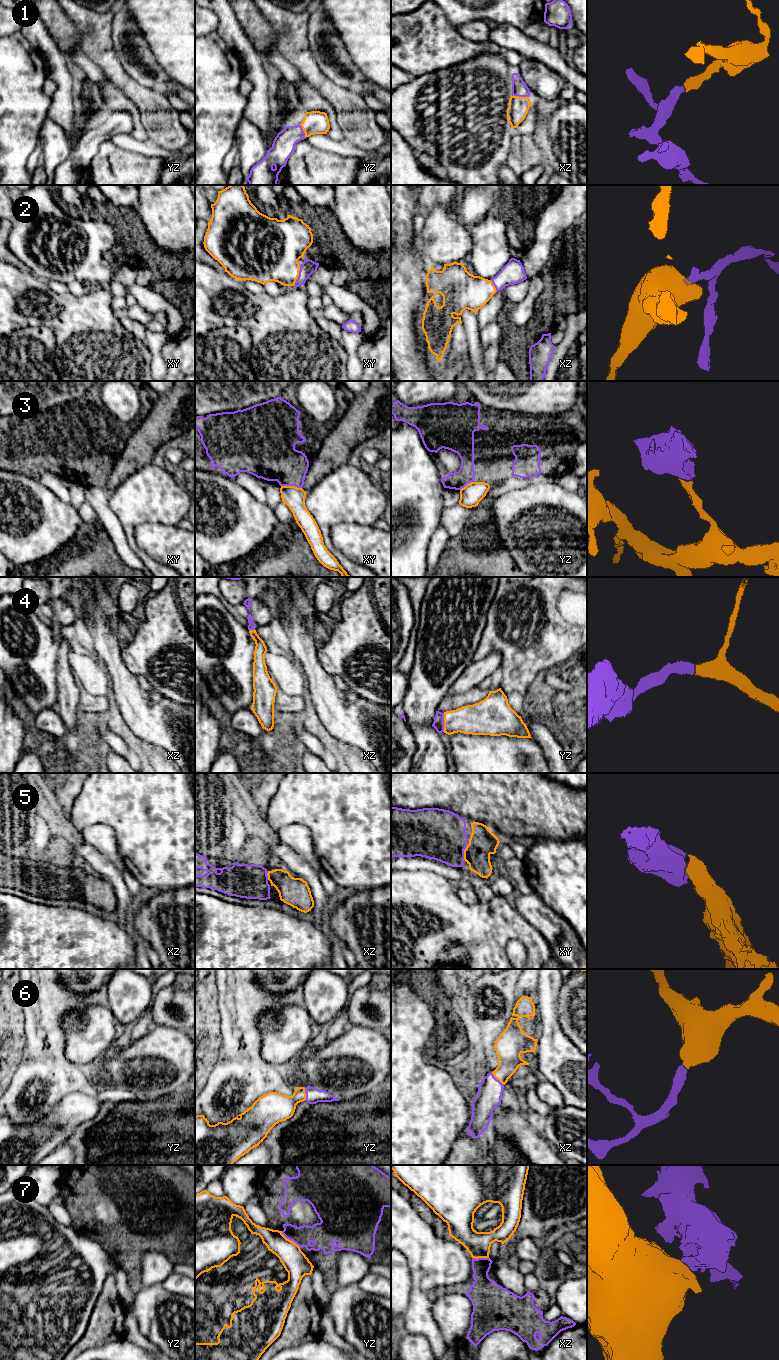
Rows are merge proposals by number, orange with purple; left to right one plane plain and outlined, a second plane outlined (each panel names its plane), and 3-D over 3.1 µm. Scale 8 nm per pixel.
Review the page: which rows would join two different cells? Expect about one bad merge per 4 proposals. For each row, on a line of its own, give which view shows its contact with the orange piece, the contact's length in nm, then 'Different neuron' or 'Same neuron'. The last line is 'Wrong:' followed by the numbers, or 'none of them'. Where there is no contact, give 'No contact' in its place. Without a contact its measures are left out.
1: Touches orange in xz. Shared border 140 nm. Same neuron
2: Touches orange in xy. Shared border 180 nm. Same neuron
3: Touches orange in xy. Shared border 170 nm. Different neuron
4: Touches orange in yz. Shared border 150 nm. Same neuron
5: Touches orange in xy. Shared border 130 nm. Same neuron
6: Touches orange in xz. Shared border 140 nm. Same neuron
7: Touches orange in yz. Shared border 200 nm. Different neuron
Wrong: 3, 7

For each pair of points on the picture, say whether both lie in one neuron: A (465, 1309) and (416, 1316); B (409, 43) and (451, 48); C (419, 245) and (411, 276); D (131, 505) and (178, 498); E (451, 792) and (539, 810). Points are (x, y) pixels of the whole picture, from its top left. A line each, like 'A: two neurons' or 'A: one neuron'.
A: two neurons
B: one neuron
C: two neurons
D: one neuron
E: one neuron

